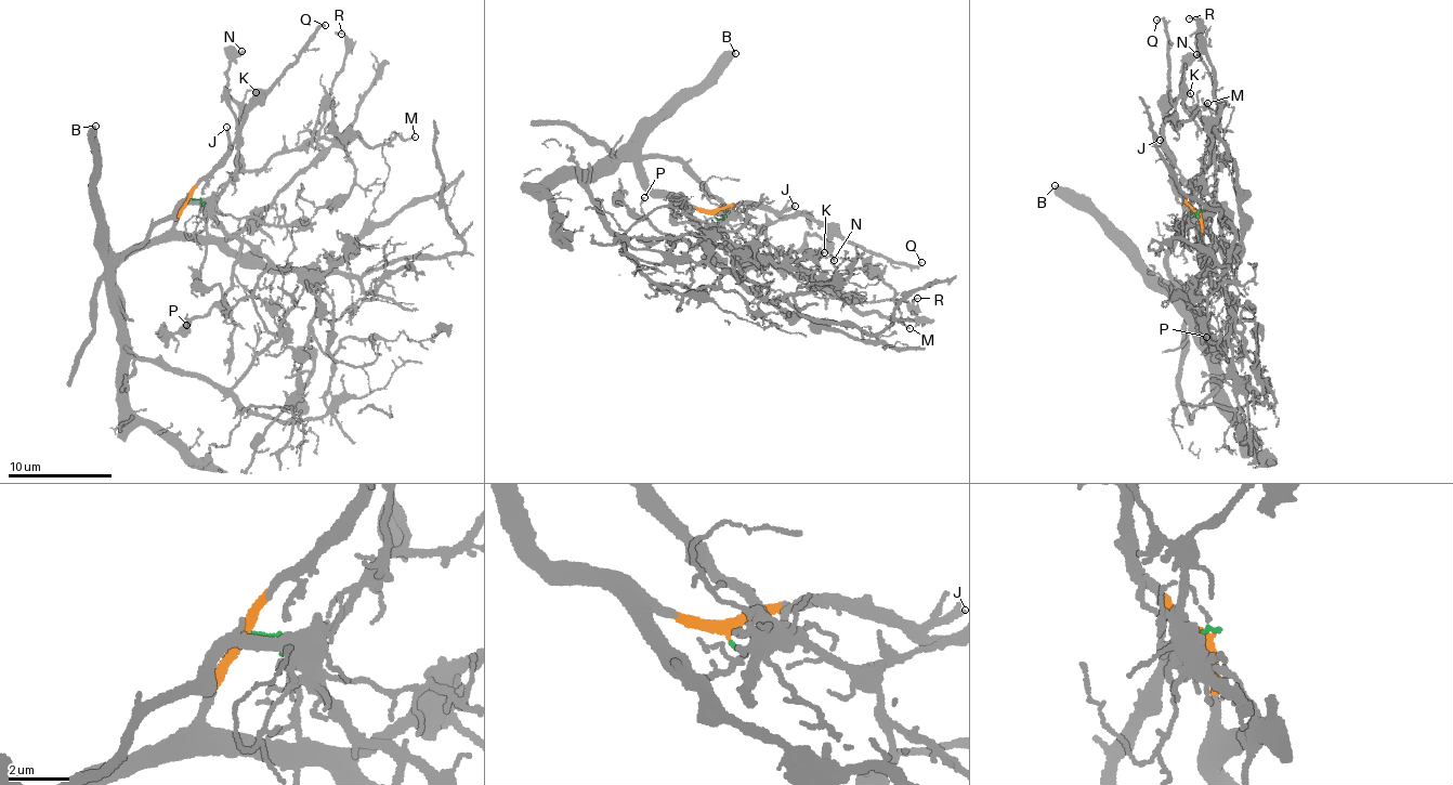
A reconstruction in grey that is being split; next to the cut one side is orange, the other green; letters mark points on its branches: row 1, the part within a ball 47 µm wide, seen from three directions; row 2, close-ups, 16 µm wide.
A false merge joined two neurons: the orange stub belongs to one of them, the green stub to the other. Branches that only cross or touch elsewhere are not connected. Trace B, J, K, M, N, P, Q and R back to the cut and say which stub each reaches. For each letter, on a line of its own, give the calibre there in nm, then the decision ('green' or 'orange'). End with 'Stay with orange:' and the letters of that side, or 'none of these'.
B: 480 nm thick; orange
J: 200 nm thick; orange
K: 110 nm thick; green
M: 120 nm thick; green
N: 240 nm thick; green
P: 120 nm thick; green
Q: 150 nm thick; orange
R: 130 nm thick; green
Stay with orange: B, J, Q

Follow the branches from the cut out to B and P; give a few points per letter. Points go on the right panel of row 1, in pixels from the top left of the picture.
B: (1201, 211), (1204, 239), (1201, 274), (1168, 286), (1120, 236), (1055, 186)
P: (1203, 211), (1200, 209), (1199, 220), (1221, 252), (1232, 302), (1228, 318), (1219, 330), (1206, 337)

